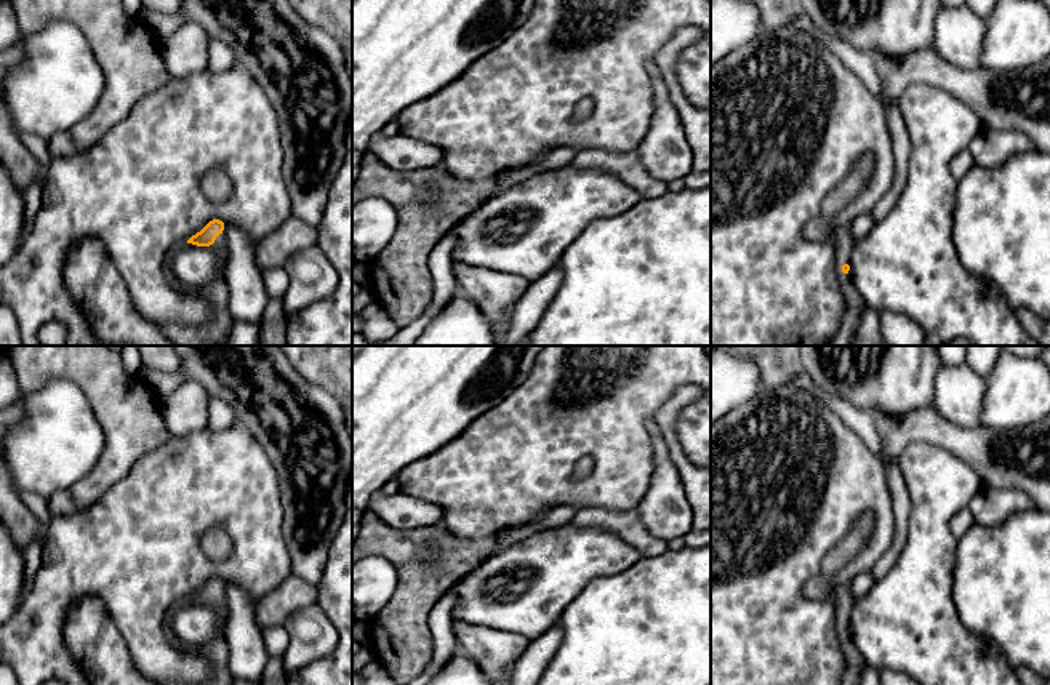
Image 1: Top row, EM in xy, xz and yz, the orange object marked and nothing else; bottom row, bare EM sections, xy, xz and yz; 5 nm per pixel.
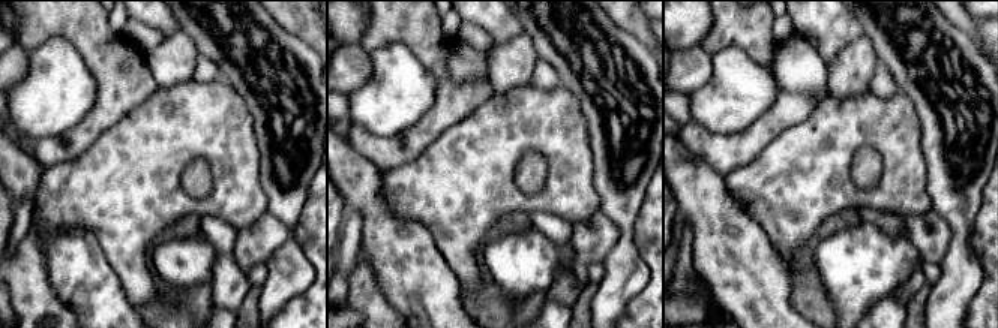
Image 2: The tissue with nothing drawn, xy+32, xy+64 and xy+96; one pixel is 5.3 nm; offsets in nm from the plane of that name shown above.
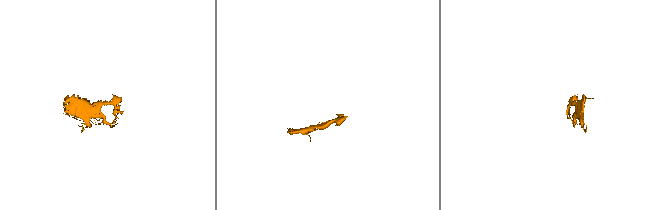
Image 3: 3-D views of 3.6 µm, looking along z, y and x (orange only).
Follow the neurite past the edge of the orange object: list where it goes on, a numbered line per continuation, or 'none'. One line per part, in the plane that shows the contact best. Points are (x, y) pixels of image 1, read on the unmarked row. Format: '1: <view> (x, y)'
1: xy (220, 604)

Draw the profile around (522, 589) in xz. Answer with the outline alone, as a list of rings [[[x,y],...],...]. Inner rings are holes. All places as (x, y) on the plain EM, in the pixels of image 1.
[[[571,523],[541,530],[485,559],[455,586],[453,621],[520,634],[533,640],[555,626],[563,608],[594,579],[618,575],[642,554],[618,535]]]

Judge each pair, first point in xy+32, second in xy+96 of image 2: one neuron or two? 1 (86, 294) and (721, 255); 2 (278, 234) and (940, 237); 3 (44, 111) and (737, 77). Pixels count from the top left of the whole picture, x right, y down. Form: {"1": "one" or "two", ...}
{"1": "one", "2": "one", "3": "one"}

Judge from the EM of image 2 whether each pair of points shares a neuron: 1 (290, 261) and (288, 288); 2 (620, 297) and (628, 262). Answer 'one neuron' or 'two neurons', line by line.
1: one neuron
2: one neuron

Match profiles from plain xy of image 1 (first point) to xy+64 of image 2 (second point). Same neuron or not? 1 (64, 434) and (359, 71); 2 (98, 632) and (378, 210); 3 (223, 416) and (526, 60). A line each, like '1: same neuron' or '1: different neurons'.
1: different neurons
2: same neuron
3: different neurons

